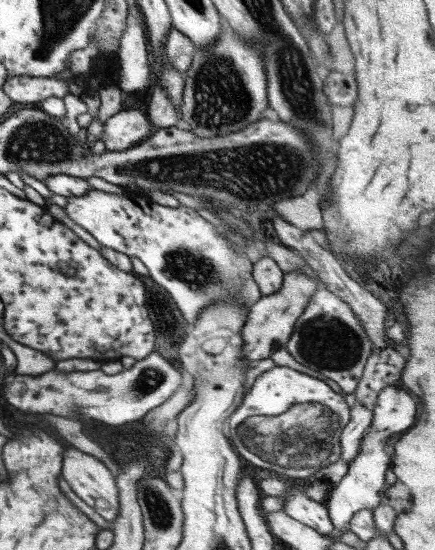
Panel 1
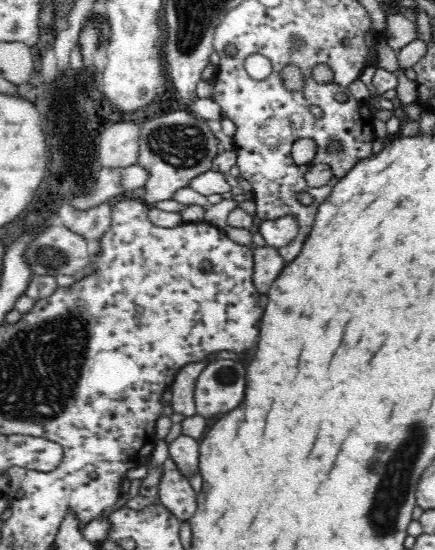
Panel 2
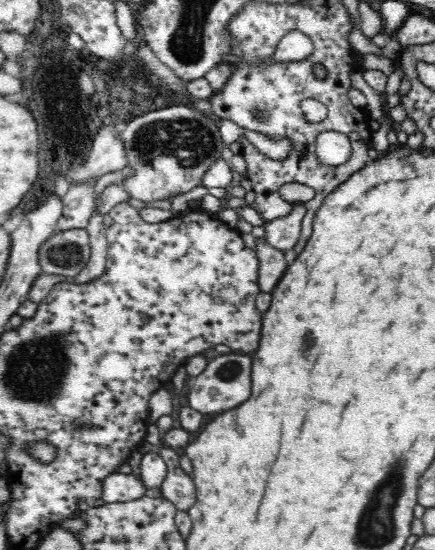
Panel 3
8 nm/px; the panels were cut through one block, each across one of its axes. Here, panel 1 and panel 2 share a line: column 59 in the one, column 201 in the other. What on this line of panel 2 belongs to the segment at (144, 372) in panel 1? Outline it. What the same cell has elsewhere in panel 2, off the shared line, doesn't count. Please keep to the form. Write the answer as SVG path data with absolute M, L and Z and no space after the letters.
M218 359L208 365L195 387L197 415L207 419L236 408L244 398L244 374L246 368L241 362Z

